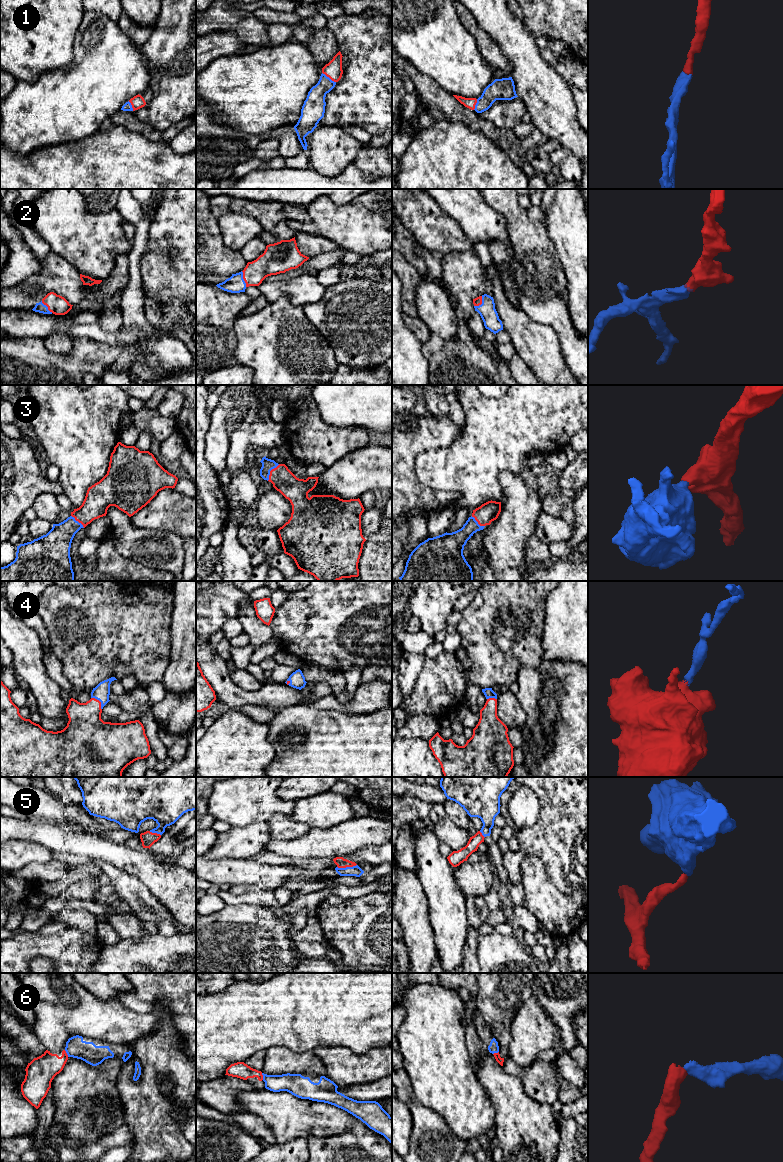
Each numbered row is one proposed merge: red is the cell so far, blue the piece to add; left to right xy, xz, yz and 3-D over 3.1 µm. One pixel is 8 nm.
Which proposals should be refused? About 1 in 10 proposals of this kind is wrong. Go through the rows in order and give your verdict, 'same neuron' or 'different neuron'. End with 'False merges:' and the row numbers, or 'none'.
1: same neuron
2: same neuron
3: same neuron
4: same neuron
5: same neuron
6: different neuron
False merges: 6

